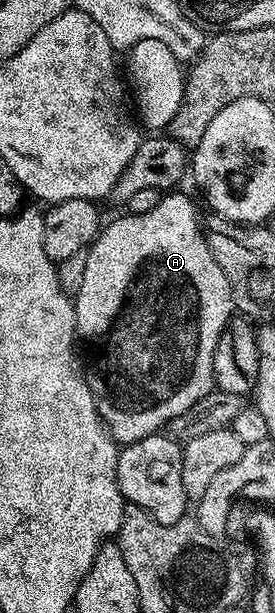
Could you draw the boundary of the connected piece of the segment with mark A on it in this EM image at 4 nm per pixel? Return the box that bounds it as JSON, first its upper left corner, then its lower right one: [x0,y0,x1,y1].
[73,190,233,445]

